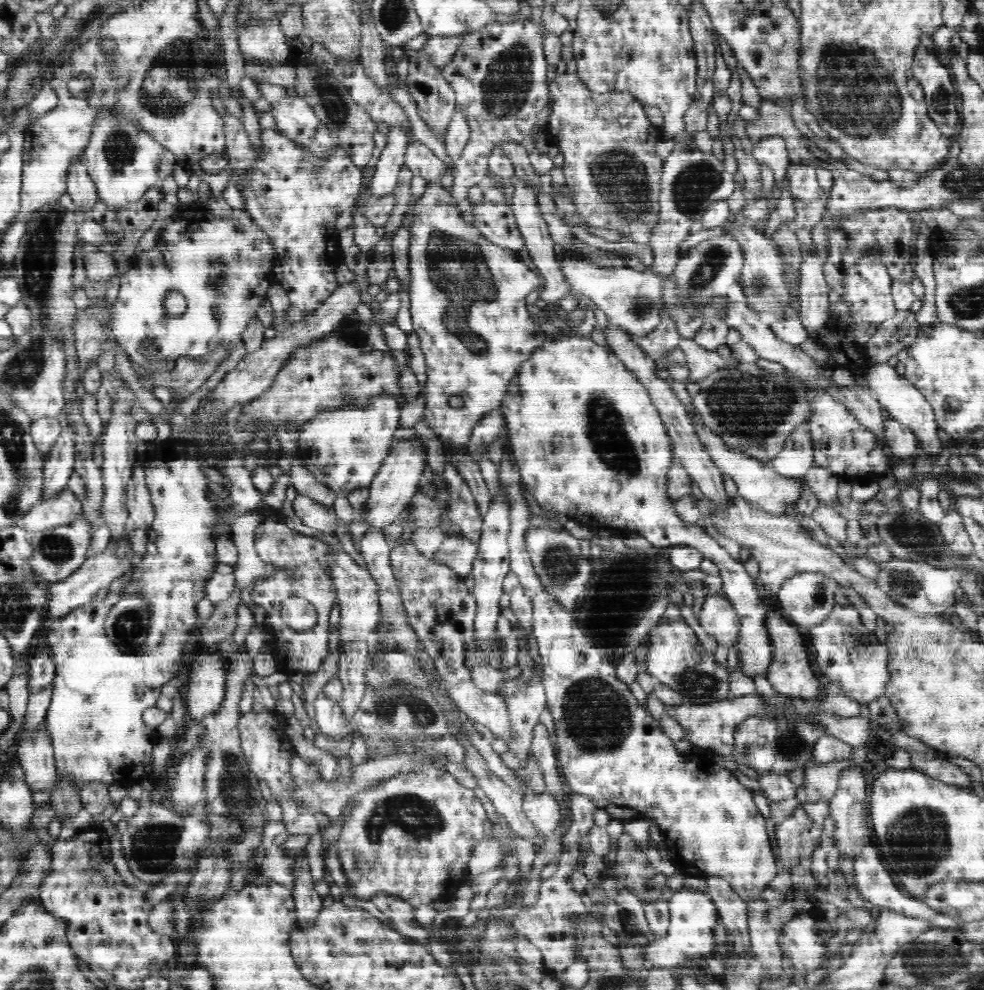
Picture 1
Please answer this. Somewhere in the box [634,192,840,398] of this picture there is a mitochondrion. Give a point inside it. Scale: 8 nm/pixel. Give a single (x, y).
(716, 258)

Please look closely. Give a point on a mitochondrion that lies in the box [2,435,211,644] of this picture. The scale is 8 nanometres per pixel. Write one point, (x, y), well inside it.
(58, 549)

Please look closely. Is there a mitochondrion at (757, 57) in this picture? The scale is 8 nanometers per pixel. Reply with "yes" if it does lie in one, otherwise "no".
no

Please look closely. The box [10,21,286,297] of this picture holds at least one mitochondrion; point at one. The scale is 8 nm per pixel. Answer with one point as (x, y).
(170, 82)

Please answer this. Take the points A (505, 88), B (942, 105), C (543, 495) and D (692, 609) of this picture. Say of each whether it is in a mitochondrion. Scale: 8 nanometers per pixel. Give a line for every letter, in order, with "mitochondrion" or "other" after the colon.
A: mitochondrion
B: mitochondrion
C: other
D: other

